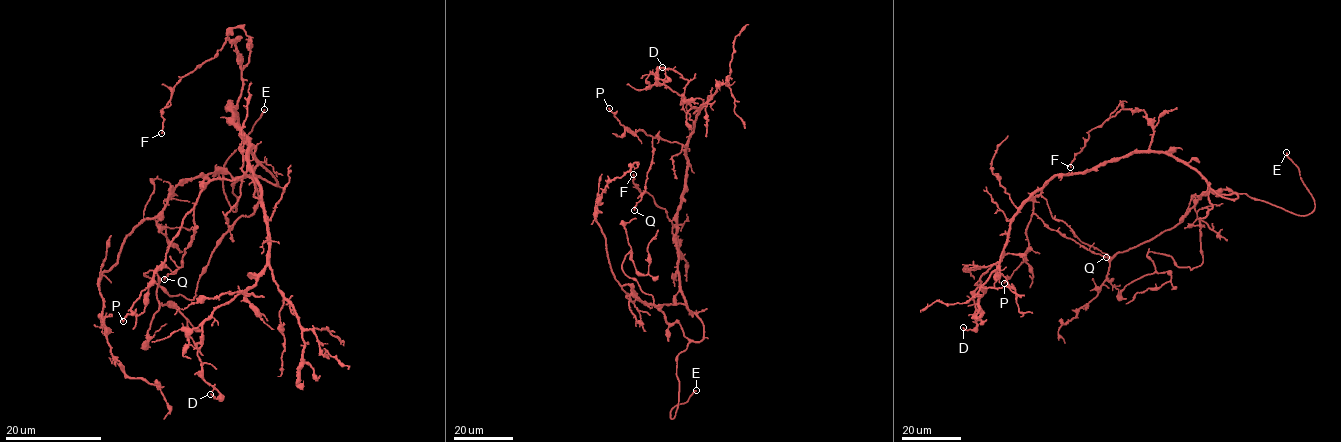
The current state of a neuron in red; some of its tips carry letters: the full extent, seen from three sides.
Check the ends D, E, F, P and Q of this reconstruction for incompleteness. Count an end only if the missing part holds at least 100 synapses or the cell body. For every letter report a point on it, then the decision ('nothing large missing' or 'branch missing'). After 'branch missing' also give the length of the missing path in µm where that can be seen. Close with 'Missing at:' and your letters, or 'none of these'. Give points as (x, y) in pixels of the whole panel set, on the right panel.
D: (963, 327) | nothing large missing
E: (1286, 152) | branch missing | 60 µm
F: (1070, 167) | nothing large missing
P: (1004, 283) | nothing large missing
Q: (1106, 257) | nothing large missing
Missing at: E

